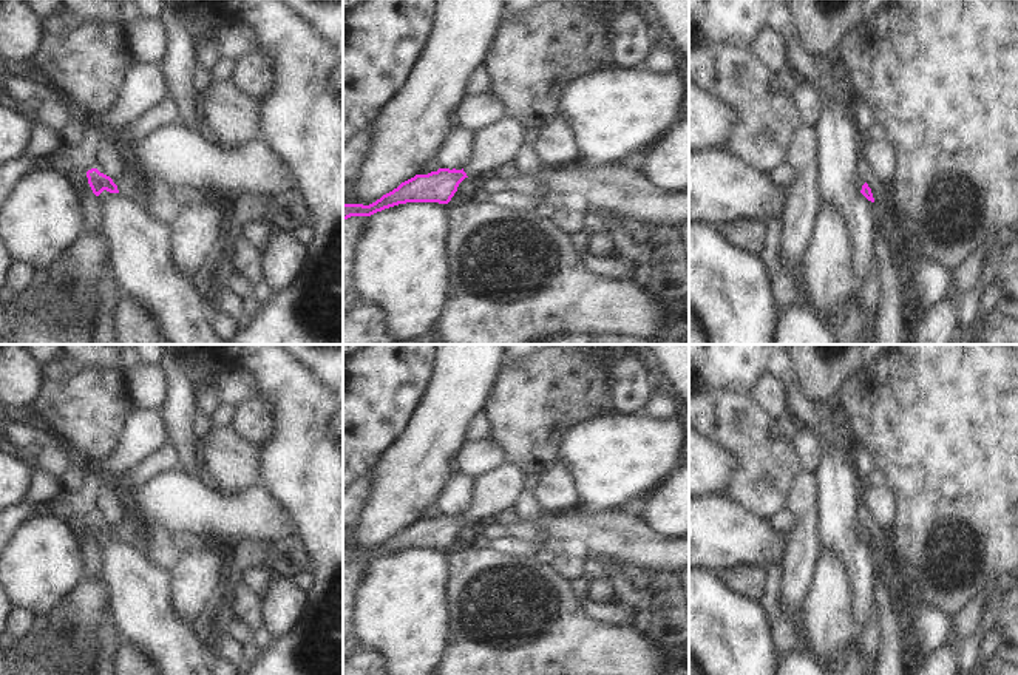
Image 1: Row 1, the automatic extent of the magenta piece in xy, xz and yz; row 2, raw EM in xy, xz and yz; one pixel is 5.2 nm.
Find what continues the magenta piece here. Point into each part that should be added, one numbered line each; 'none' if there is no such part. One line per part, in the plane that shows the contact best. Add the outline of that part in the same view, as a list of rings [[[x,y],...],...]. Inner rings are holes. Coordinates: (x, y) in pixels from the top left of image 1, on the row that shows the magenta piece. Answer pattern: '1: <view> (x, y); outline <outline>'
1: xy (136, 189); outline [[[127,173],[124,178],[116,179],[114,184],[120,195],[147,210],[150,192],[148,181]]]

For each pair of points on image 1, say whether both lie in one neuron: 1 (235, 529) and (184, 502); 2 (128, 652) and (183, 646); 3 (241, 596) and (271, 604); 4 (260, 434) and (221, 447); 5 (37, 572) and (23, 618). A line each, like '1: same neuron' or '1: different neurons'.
1: same neuron
2: different neurons
3: different neurons
4: different neurons
5: different neurons

